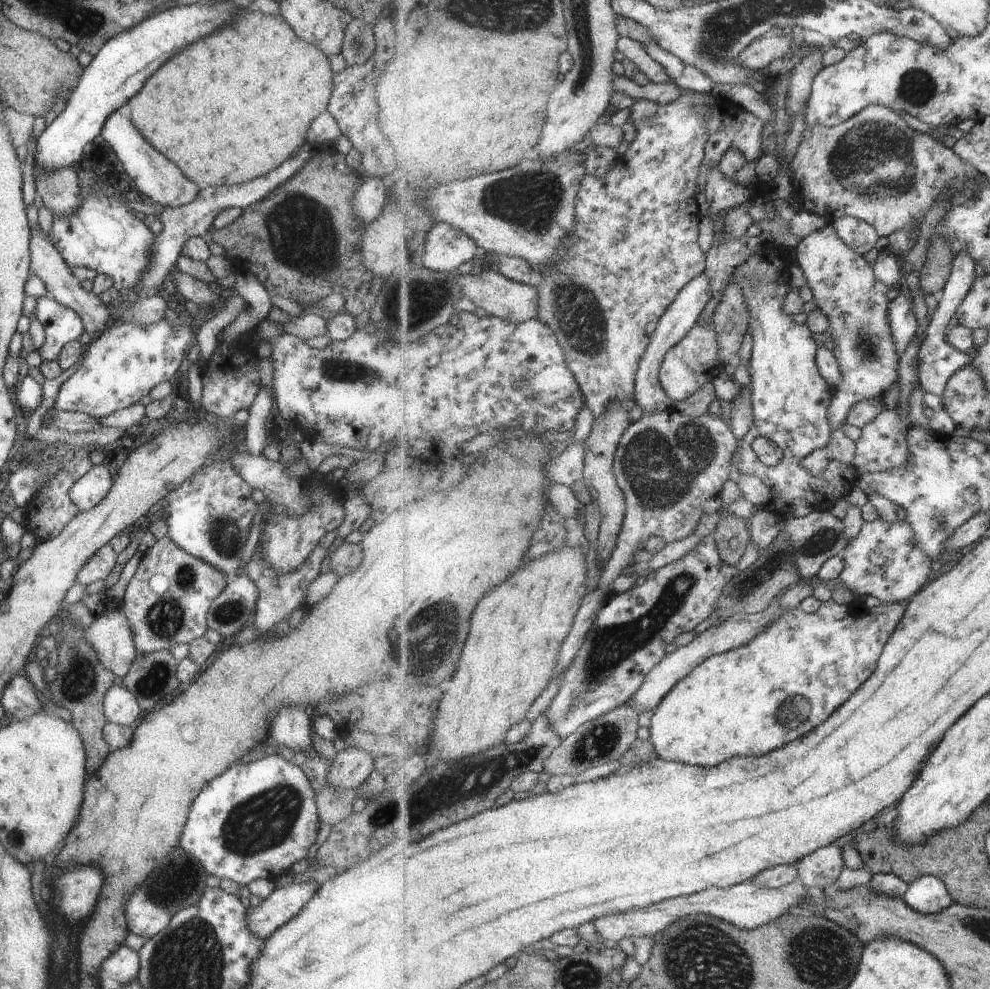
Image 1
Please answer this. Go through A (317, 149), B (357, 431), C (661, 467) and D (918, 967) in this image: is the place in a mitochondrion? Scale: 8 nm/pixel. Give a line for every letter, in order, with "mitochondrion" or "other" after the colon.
A: other
B: other
C: mitochondrion
D: other

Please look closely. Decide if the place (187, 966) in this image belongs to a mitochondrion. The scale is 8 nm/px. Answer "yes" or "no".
yes

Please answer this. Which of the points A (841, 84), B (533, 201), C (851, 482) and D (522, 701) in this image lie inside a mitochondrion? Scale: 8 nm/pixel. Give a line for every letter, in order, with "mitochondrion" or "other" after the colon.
A: other
B: mitochondrion
C: other
D: other

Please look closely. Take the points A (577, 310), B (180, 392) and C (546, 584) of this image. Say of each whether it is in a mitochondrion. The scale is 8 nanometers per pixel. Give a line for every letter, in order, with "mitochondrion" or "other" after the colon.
A: mitochondrion
B: other
C: other

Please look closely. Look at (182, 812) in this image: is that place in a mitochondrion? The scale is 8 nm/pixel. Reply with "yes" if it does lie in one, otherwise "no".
no

